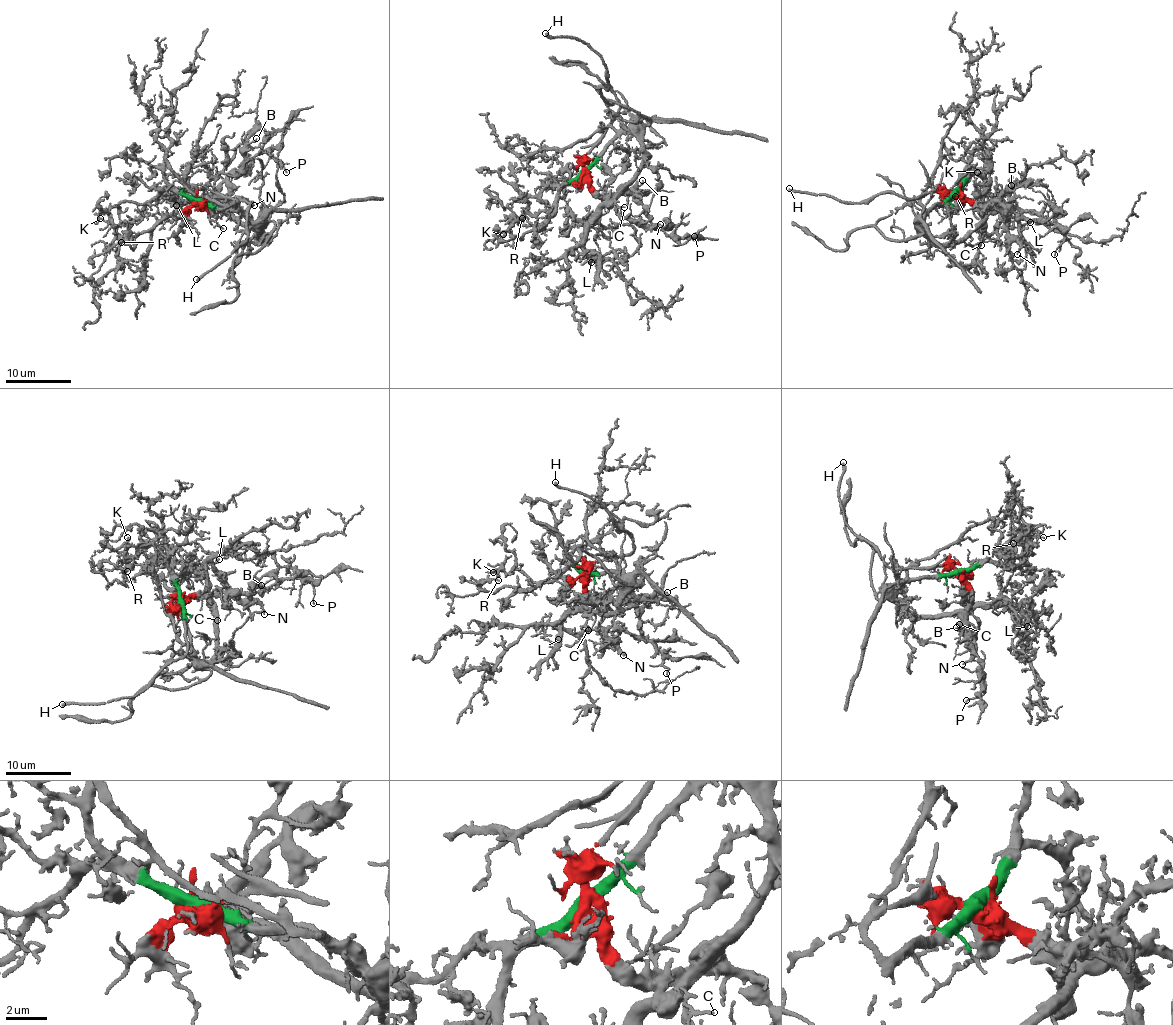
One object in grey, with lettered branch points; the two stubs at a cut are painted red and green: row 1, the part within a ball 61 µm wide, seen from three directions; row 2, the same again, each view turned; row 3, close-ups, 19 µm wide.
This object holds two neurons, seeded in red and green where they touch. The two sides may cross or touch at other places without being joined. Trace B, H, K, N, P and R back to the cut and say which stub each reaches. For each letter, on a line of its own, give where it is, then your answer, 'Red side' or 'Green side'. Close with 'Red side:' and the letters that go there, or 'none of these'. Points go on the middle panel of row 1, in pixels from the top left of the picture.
B: Place: (642, 180). Red side
H: Place: (545, 33). Red side
K: Place: (503, 234). Green side
N: Place: (660, 224). Red side
P: Place: (694, 236). Red side
R: Place: (522, 218). Green side
Red side: B, H, N, P

